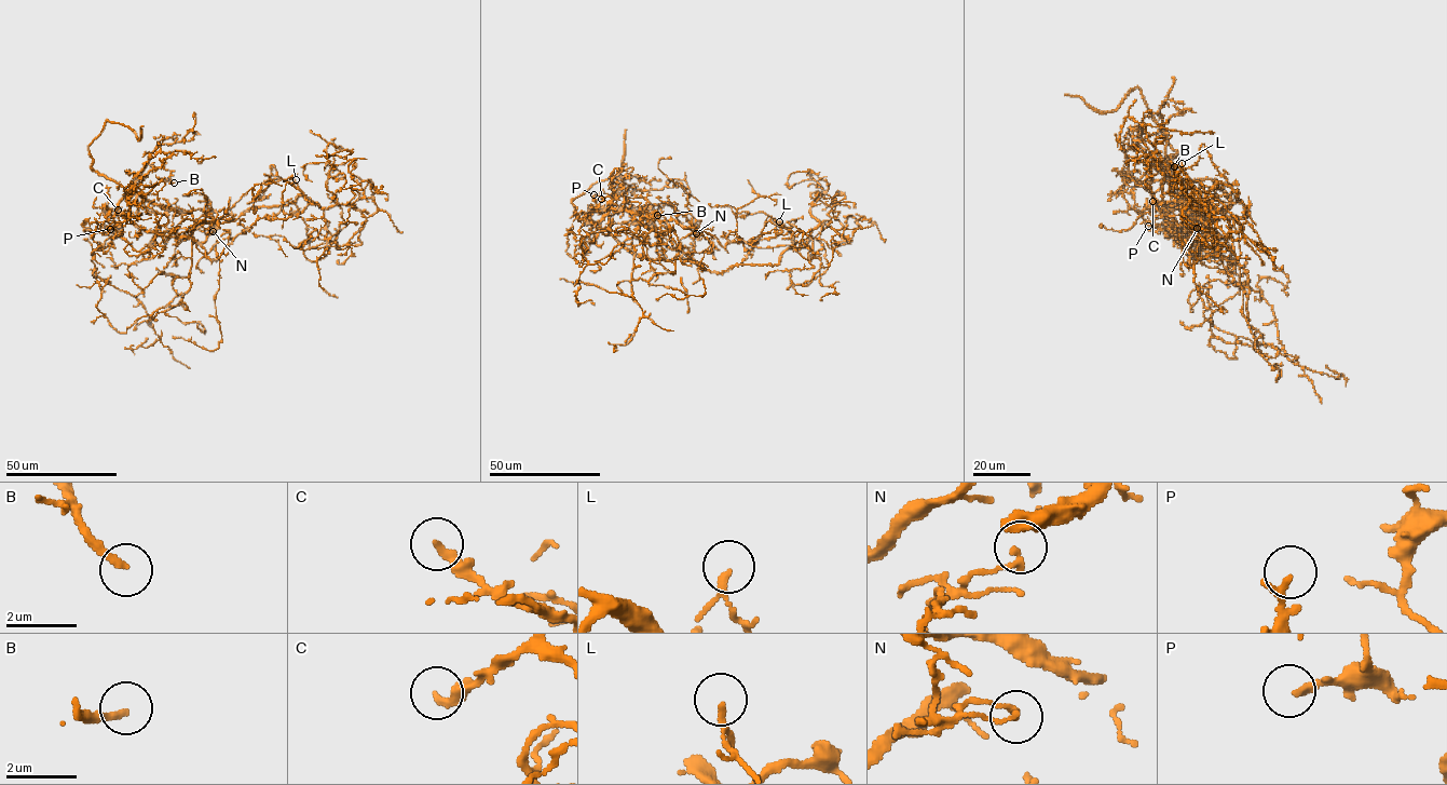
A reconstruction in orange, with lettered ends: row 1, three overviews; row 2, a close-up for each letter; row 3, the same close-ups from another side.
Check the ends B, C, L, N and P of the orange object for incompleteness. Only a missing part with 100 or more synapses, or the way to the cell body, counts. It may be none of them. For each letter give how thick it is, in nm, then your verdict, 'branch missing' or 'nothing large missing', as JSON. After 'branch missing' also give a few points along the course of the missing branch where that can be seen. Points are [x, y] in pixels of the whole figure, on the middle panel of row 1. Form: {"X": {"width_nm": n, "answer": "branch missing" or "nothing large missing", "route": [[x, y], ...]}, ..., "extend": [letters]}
{"B": {"width_nm": 200, "answer": "nothing large missing"}, "C": {"width_nm": 240, "answer": "nothing large missing"}, "L": {"width_nm": 130, "answer": "nothing large missing"}, "N": {"width_nm": 170, "answer": "nothing large missing"}, "P": {"width_nm": 220, "answer": "nothing large missing"}, "extend": []}

